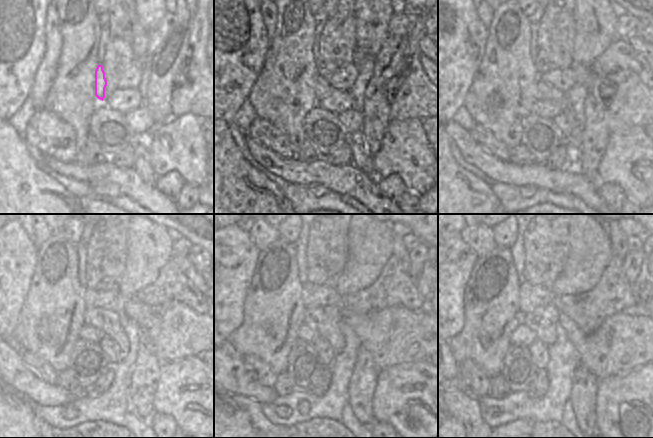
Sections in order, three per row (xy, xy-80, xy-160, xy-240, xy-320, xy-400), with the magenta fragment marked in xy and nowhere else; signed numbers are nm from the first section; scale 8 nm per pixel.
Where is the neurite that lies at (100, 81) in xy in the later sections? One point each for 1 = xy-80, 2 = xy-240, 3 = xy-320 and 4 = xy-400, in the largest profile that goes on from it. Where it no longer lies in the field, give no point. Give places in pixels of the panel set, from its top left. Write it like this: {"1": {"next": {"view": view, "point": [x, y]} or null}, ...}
{"1": {"next": {"view": "xy-80", "point": [323, 88]}}, "2": {"next": {"view": "xy-240", "point": [107, 321]}}, "3": {"next": {"view": "xy-320", "point": [325, 320]}}, "4": {"next": {"view": "xy-400", "point": [543, 321]}}}

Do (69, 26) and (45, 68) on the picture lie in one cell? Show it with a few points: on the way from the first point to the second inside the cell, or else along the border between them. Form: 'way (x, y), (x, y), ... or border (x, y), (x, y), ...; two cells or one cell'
border (58, 16), (58, 29), (62, 40), (59, 62); two cells

